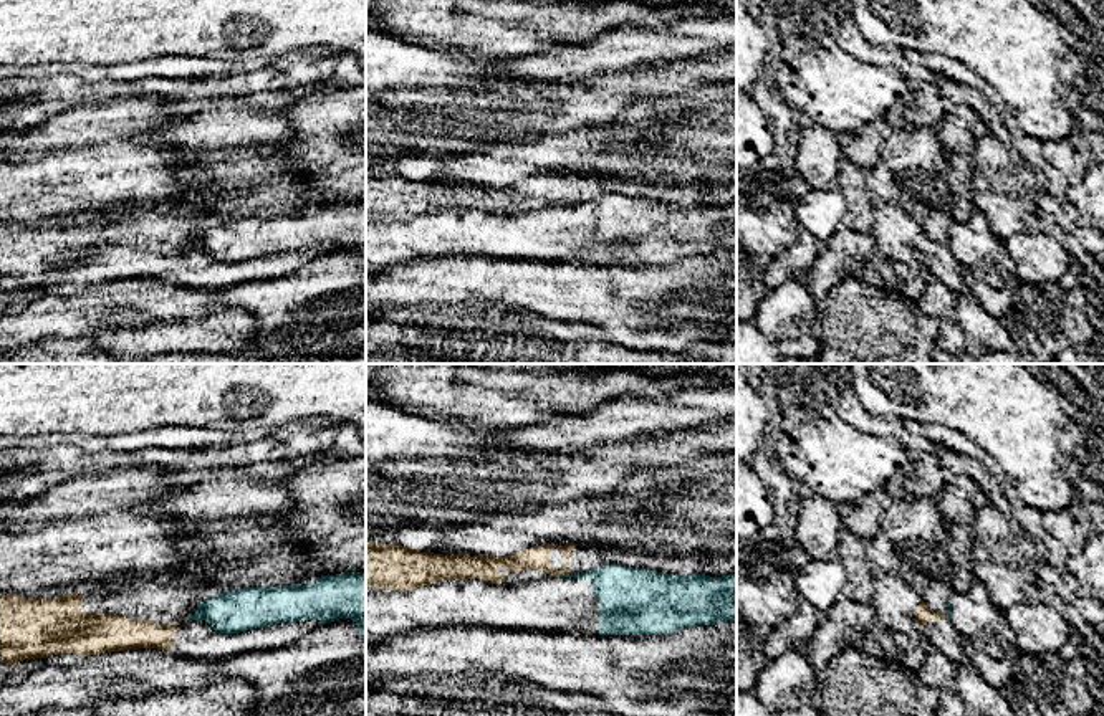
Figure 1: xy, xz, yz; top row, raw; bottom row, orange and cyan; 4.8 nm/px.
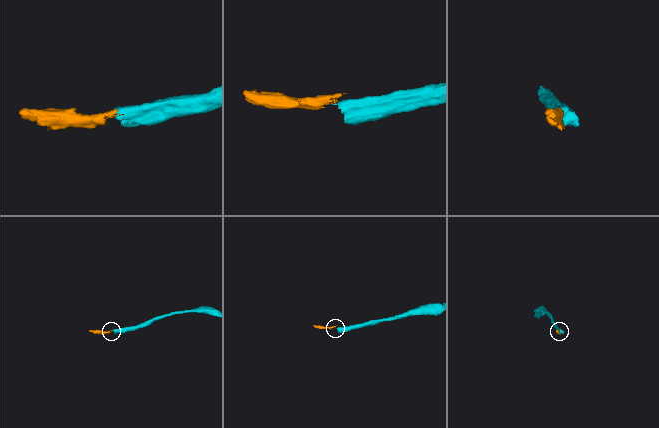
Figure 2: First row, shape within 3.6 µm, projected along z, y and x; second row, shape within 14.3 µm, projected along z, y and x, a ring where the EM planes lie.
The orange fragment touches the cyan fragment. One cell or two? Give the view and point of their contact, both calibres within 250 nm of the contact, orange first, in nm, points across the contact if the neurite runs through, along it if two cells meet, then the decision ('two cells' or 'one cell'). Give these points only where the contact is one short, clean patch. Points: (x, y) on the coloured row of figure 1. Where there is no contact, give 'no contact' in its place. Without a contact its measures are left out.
xz (561, 574) | 110/190 nm | along xz (568, 574), (556, 576) | two cells

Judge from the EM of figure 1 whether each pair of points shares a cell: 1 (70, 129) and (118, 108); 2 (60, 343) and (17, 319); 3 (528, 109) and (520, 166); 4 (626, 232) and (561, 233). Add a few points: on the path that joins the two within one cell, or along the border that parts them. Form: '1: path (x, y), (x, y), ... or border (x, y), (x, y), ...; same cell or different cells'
1: path (81, 126), (100, 124), (106, 119); same cell
2: border (65, 336), (45, 336), (40, 341); different cells
3: border (561, 133), (485, 147); different cells
4: path (609, 232), (578, 233); same cell

